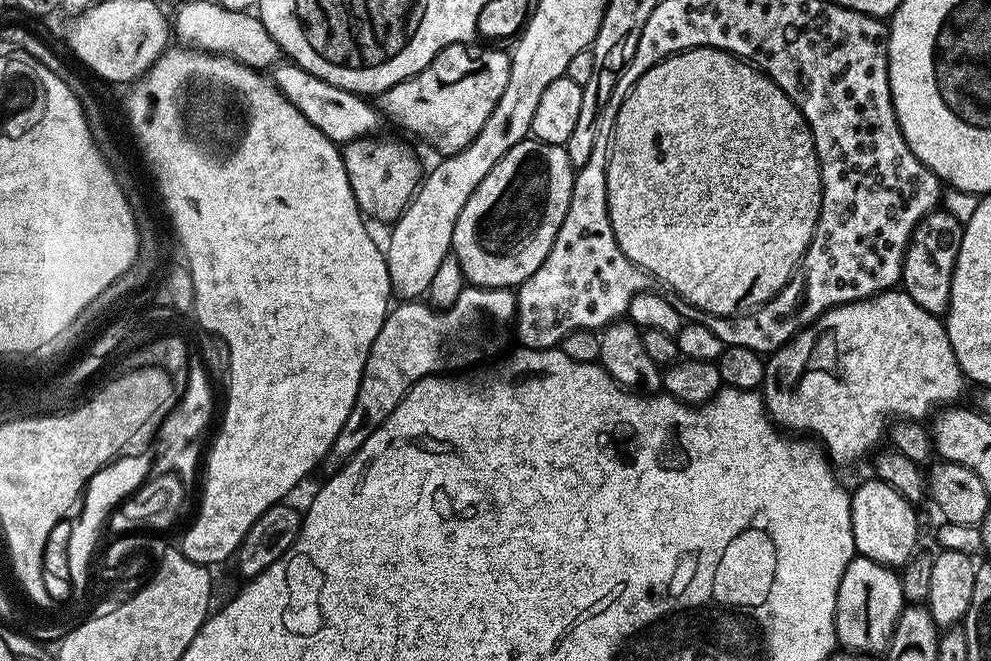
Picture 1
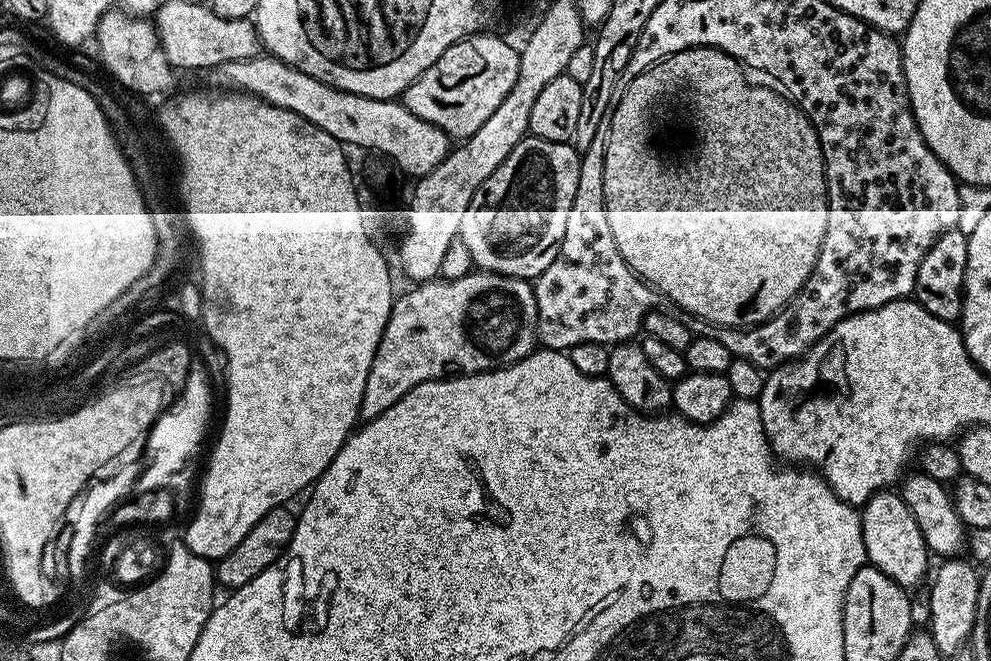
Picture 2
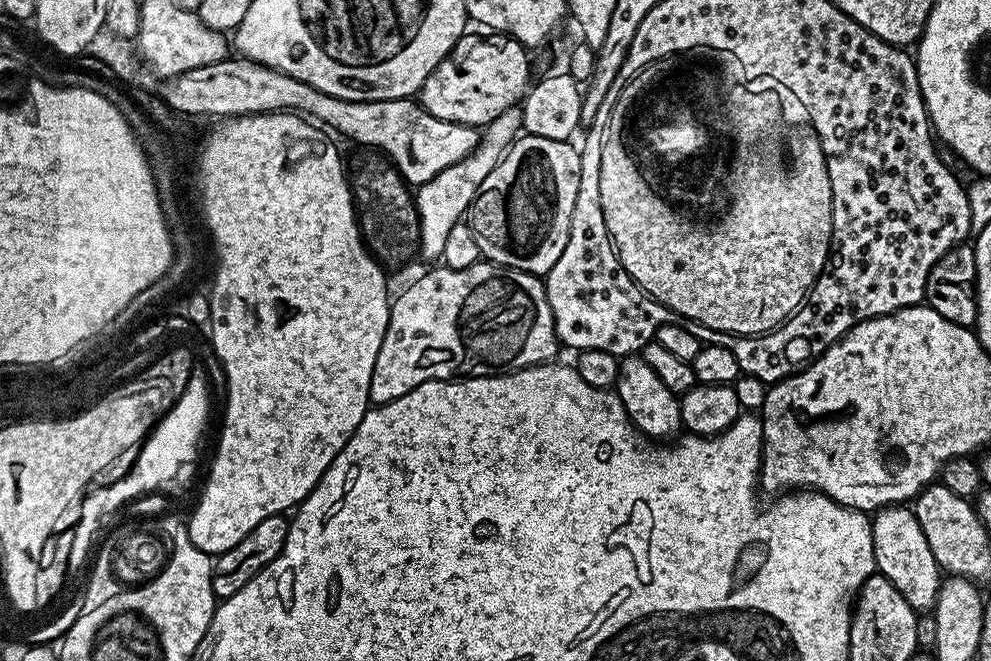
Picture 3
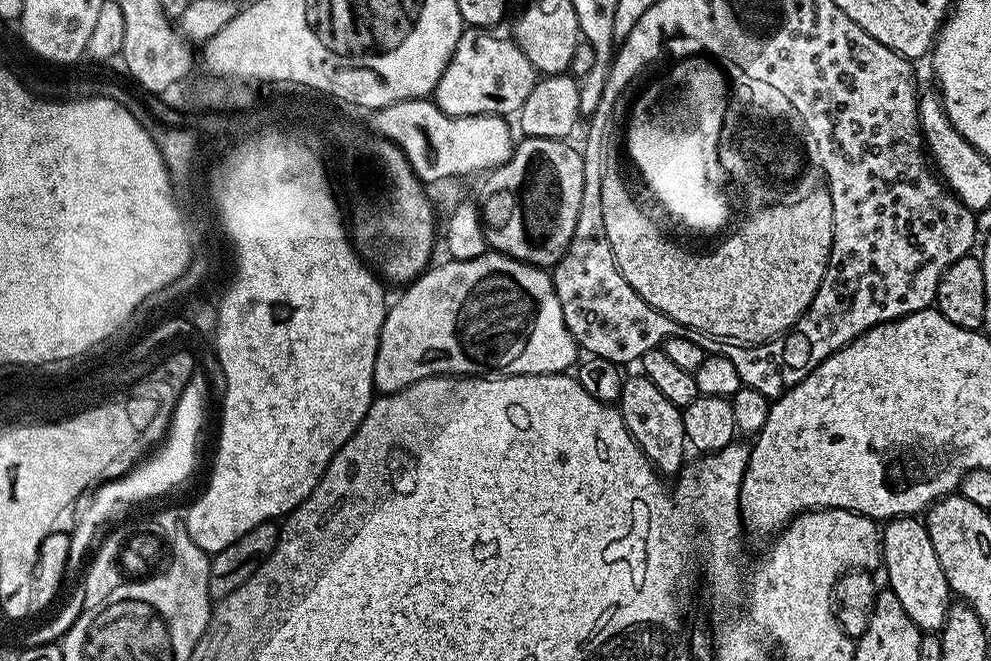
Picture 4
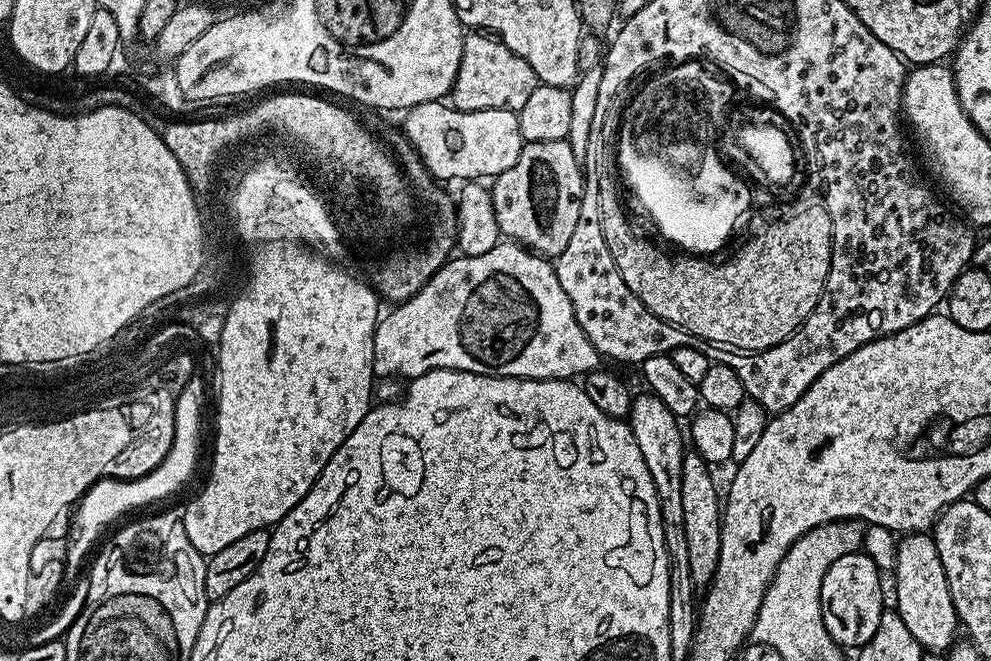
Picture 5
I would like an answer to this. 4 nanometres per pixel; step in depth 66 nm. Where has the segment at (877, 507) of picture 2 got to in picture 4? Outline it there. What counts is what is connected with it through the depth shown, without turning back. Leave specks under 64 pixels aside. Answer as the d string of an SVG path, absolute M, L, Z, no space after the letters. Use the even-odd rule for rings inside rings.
M897 516L883 525L882 568L888 571L887 587L902 602L902 610L910 614L921 633L939 633L948 613L950 589L942 566L938 566L938 554L934 554L930 534L916 516Z

